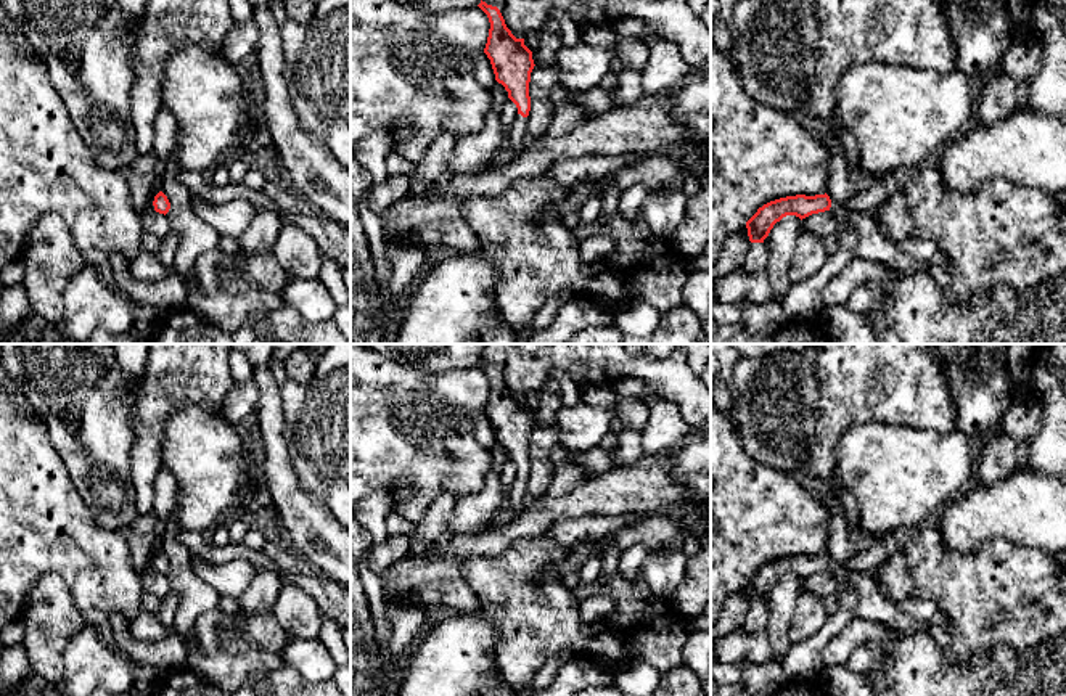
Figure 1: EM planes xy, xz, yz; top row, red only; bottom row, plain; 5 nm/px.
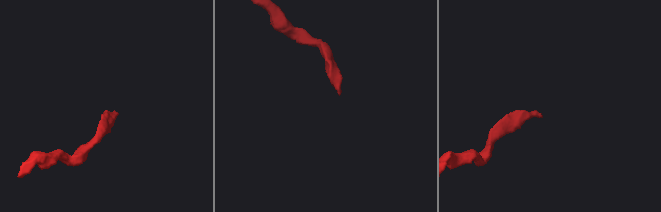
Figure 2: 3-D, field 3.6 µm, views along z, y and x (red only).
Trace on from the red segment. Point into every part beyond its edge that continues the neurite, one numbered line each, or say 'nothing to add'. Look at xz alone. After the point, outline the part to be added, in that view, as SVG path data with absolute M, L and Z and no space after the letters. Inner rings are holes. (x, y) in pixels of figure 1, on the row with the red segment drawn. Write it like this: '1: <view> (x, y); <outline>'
1: xz (516, 135); M518 114L511 129L506 133L506 141L513 154L519 154L523 151L526 135L527 135L527 117L523 117L521 114Z

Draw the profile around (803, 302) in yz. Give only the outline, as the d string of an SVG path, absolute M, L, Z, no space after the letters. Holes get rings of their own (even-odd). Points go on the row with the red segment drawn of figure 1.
M807 103L797 106L793 117L830 156L826 194L831 199L830 212L839 222L839 235L838 249L830 252L822 268L812 278L793 285L780 305L786 321L818 321L823 310L822 289L855 257L857 231L851 220L852 212L846 207L847 201L855 194L854 174L847 166L838 121L818 119Z

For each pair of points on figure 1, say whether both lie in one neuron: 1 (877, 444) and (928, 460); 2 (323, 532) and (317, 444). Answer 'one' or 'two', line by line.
1: one
2: two

